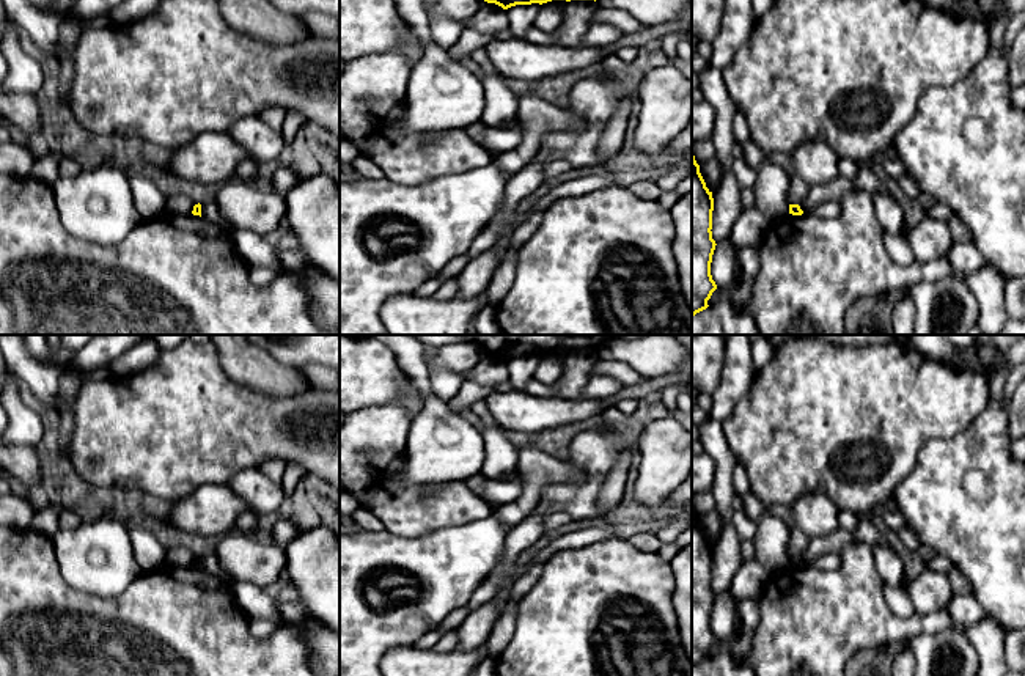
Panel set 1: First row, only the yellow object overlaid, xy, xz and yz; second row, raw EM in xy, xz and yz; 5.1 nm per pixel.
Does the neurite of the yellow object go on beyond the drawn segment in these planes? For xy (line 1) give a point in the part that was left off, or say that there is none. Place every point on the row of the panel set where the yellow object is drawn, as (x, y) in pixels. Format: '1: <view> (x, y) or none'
1: none

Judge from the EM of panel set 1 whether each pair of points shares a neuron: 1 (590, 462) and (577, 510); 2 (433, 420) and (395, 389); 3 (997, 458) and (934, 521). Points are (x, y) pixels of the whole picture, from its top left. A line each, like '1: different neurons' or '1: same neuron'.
1: same neuron
2: different neurons
3: same neuron

